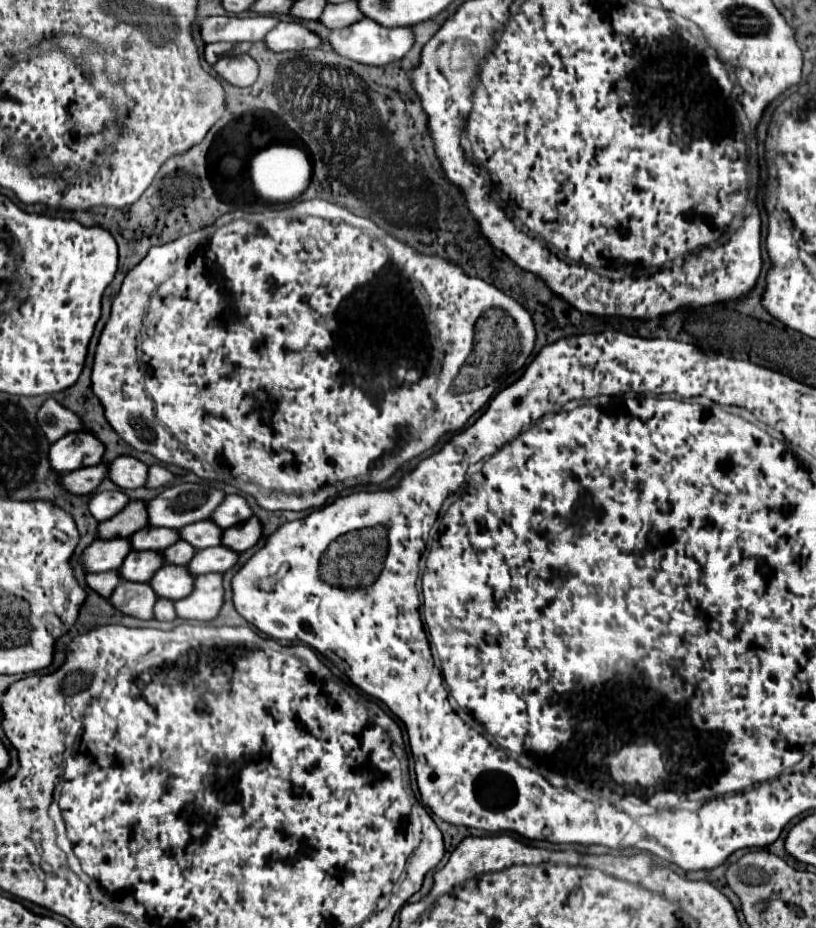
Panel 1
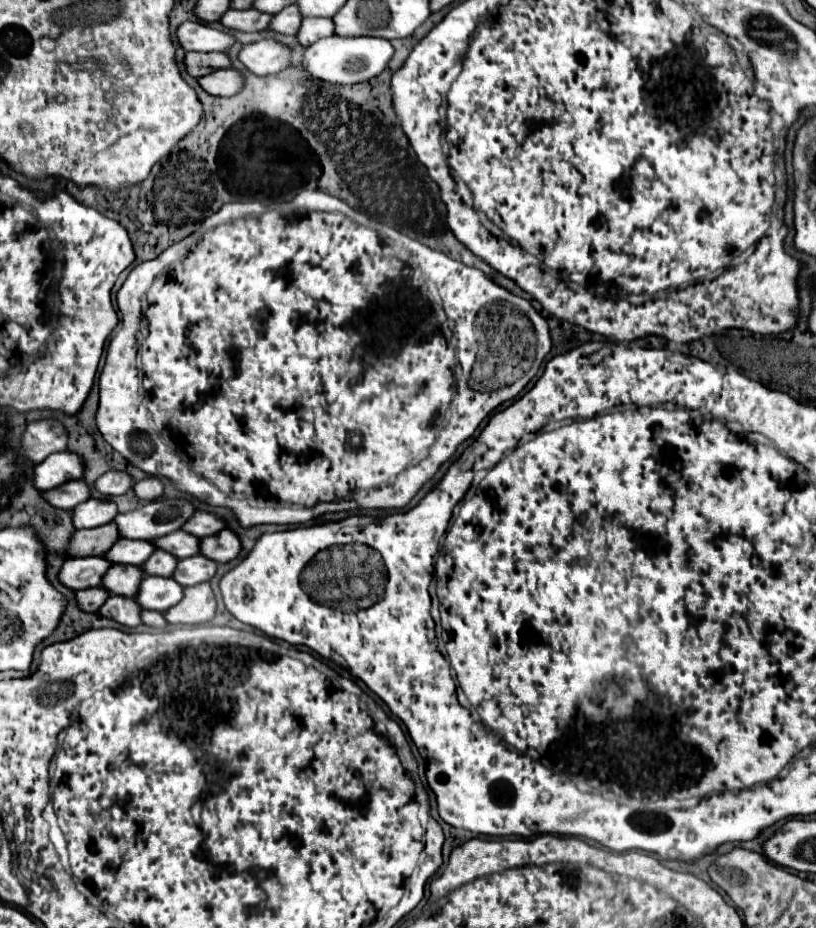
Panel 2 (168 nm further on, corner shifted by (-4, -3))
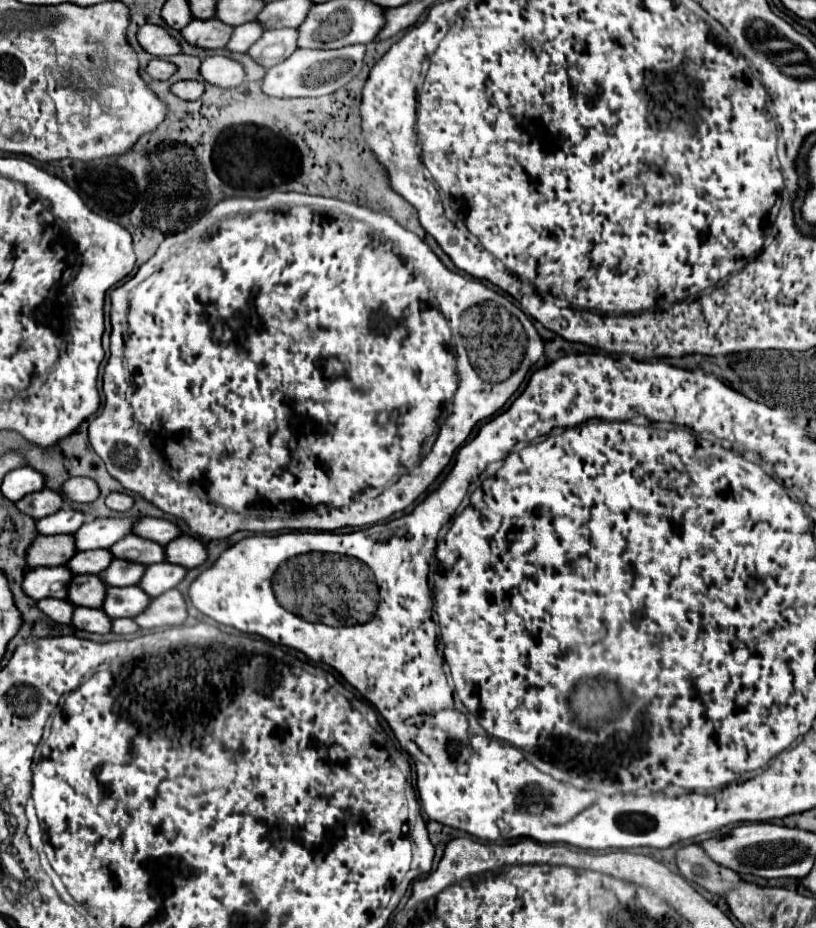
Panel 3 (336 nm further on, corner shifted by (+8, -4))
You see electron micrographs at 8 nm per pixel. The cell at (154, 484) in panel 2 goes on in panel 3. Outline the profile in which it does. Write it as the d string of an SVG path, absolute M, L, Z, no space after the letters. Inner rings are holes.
M111 493L107 495L105 499L105 505L111 509L111 511L119 511L119 513L125 513L133 507L133 499L125 493Z

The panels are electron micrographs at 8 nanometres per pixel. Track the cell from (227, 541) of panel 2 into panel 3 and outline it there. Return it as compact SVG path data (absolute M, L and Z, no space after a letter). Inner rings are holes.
M177 537L169 545L165 545L165 561L173 565L181 565L185 569L193 569L207 559L205 545L195 537Z

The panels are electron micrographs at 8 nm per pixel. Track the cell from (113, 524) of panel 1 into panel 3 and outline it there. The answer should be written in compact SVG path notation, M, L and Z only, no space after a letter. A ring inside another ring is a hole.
M41 535L27 549L29 569L67 565L75 555L75 541L71 535Z

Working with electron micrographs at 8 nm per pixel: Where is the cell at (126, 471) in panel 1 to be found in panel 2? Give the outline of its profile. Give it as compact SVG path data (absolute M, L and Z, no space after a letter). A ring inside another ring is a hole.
M109 470L109 472L105 472L105 476L101 476L101 480L95 482L95 488L105 496L119 496L119 494L125 494L127 490L131 490L133 484L135 484L135 480L129 472Z

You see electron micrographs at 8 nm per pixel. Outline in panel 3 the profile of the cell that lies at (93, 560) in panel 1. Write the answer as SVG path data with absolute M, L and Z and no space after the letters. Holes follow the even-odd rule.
M39 567L23 577L21 587L33 601L41 601L45 597L65 599L65 585L69 583L69 577L73 575L67 567Z

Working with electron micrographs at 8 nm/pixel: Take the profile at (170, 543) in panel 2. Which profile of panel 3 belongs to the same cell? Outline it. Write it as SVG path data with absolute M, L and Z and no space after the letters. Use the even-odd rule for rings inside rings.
M125 535L117 545L109 547L115 559L125 559L141 565L153 565L165 561L165 549L153 541L143 541L137 535Z

